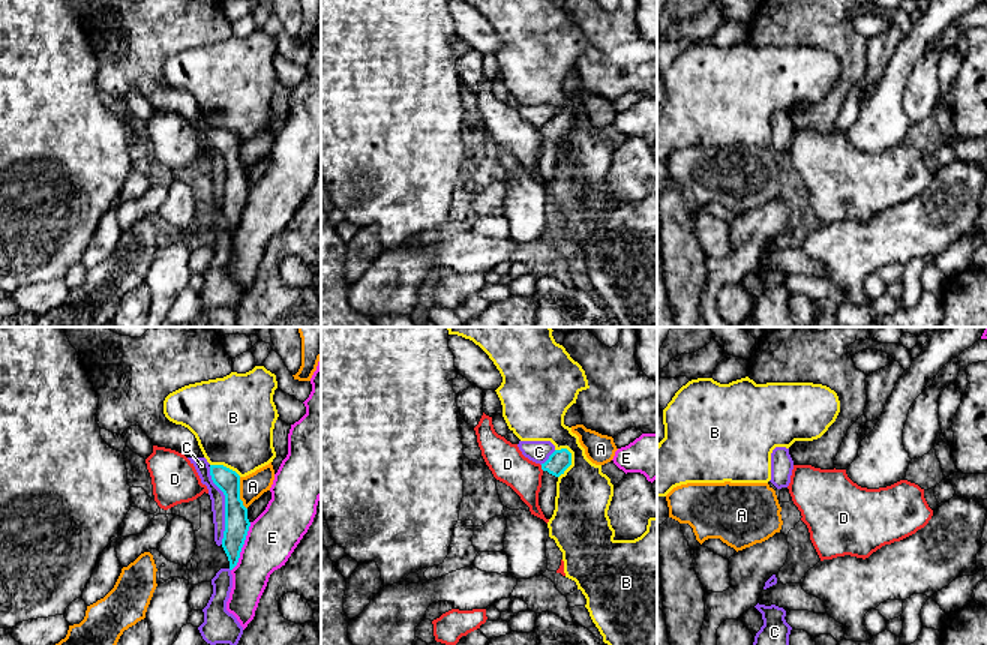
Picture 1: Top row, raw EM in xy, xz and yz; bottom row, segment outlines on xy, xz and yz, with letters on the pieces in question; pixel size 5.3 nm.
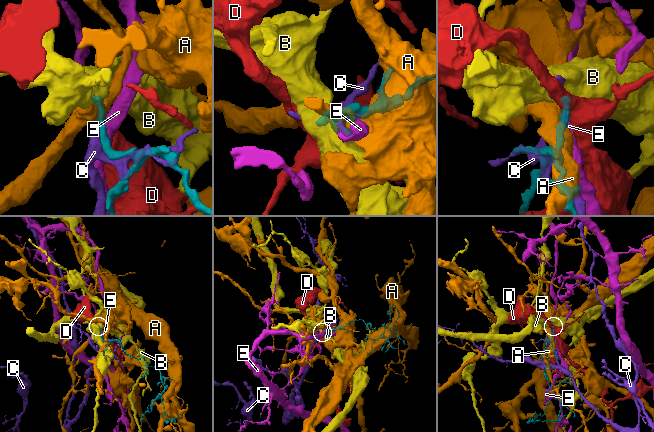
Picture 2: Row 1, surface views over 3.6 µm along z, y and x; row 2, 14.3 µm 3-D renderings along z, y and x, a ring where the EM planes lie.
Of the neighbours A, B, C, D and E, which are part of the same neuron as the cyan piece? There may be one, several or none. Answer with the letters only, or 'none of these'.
none of these

